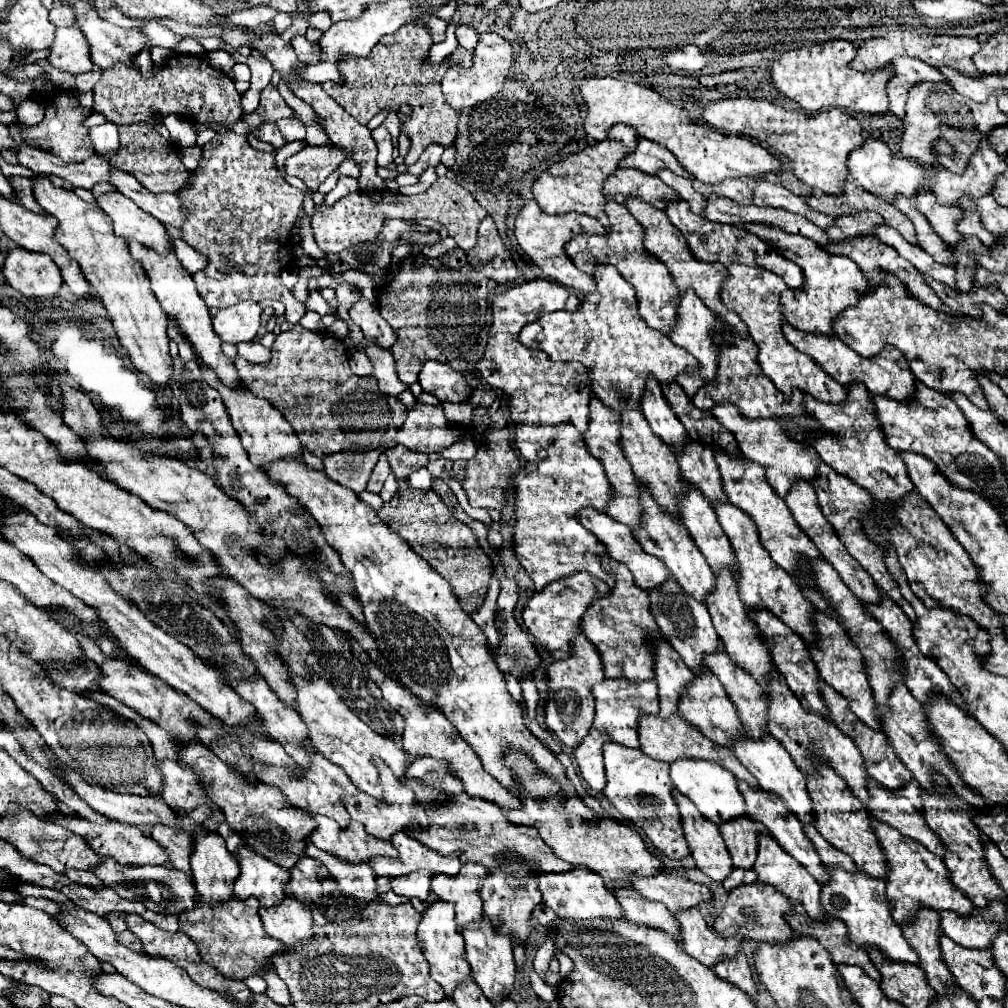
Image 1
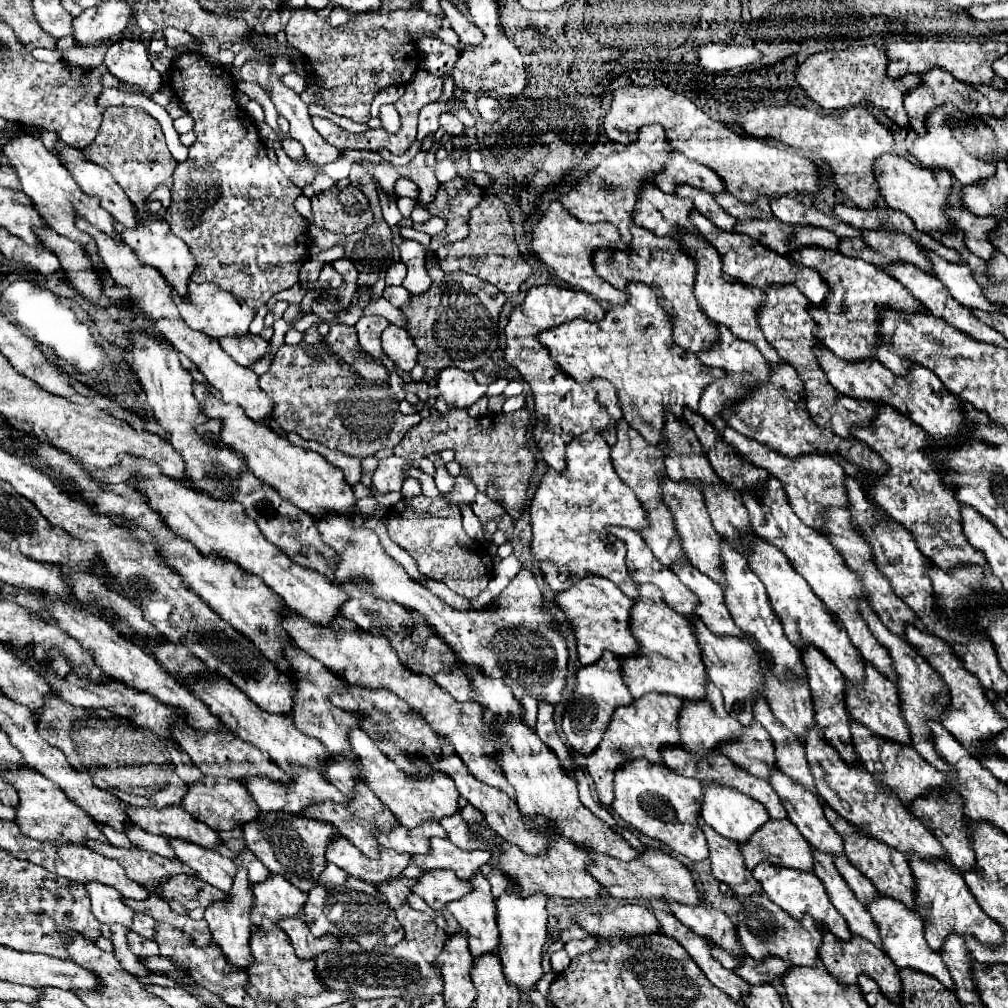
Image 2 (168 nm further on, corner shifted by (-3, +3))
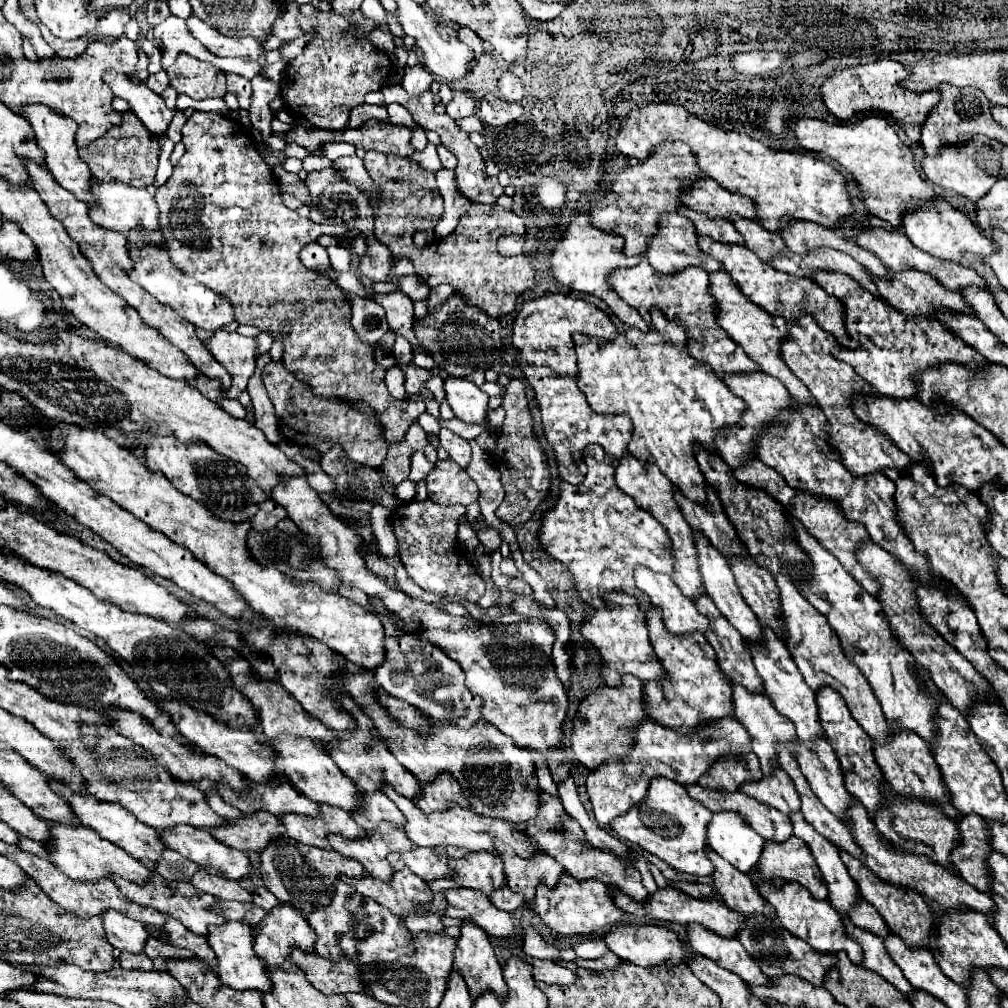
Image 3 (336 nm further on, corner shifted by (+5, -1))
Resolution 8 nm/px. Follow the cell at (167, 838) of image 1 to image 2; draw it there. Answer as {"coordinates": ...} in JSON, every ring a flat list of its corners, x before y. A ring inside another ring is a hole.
{"coordinates":[[171,838,169,846,175,850,177,858,183,860,189,868,195,870,195,876,199,880,205,880,207,884,227,892,233,884,233,876,237,872,237,866,233,860,223,858,221,854,207,850,203,846,191,844,187,840]]}

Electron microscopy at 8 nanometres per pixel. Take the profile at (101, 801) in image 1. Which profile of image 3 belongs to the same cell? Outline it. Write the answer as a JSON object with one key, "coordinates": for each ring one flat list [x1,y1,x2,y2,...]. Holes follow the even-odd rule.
{"coordinates":[[179,826,179,828,175,828,175,832,163,832,161,836,163,836,163,842,171,850,183,854,187,860,199,864,205,872,209,872,213,876,223,876,227,880,243,880,243,878,253,876,253,866,249,862,249,856,241,850,235,850,235,848,229,848,229,846,221,844,219,840,215,840,211,836,211,832,203,832,201,828,183,828,183,826]]}

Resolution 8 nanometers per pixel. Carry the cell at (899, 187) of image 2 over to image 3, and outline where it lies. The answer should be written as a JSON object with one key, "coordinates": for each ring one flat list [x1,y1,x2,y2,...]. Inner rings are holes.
{"coordinates":[[937,198,935,204,927,204,927,208,917,208,917,212,907,212,907,216,903,216,903,230,905,230,905,236,919,250,923,250,929,256,939,258,939,260,961,262,963,254,967,254,967,252,977,254,981,258,997,252,993,240,967,214,955,210,943,198]]}

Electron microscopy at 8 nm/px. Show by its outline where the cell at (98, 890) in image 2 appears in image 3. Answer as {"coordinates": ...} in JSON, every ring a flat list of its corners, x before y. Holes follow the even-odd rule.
{"coordinates":[[107,912,107,916,101,916,107,940,113,948,123,952,139,954,145,948,145,942,149,938,149,932,135,920,127,916,119,916,117,912]]}

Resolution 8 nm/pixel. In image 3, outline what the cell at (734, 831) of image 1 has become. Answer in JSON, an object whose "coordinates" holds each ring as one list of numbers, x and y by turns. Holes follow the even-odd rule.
{"coordinates":[[797,836,783,844,765,844,759,868,763,868,763,876,783,876,789,882,799,882,815,900,827,900,823,874,809,846]]}

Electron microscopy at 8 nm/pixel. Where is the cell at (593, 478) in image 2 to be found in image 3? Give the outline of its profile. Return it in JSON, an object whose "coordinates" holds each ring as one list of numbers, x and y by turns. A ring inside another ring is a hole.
{"coordinates":[[587,446,583,456,589,468,587,478,579,486,565,482,561,484,561,494,555,508,547,512,541,522,541,548,547,556,561,562,573,574,575,586,587,604,603,608,603,594,627,592,635,596,643,608,645,594,635,586,633,570,643,564,649,570,673,574,669,534,647,510,639,508,629,494,619,490,613,478,615,468,607,464,601,446]]}

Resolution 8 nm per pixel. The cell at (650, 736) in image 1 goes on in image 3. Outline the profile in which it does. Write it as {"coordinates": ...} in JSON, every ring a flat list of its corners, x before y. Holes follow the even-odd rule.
{"coordinates":[[699,784,687,788,689,796,701,802,713,814,717,812,737,812,741,818,753,826,753,830,769,842,785,842,793,836,793,826,787,816,775,812,775,808,767,808,767,804,759,804,749,796,739,792,731,792,731,796,723,796,723,792,707,792,707,788,699,788]]}

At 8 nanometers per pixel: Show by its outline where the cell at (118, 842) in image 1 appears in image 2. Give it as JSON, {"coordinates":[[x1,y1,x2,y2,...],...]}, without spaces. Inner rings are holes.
{"coordinates":[[87,840,85,846,107,858,117,860,133,882,149,890,153,890,161,880,167,880,175,874,189,874,189,876,193,874,191,870,185,872,185,864,179,858,165,858,165,856,147,852,143,848,119,848,119,846,113,846,107,842,95,842,95,840]]}

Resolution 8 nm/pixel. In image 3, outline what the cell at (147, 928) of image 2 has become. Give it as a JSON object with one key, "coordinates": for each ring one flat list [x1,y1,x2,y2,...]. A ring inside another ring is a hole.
{"coordinates":[[149,938,147,942,147,948,145,948,145,954,153,960,153,970,157,972,163,972,167,970,167,964,163,962,163,958,195,958,191,952,183,952,181,948,169,944,169,942,163,942,159,938]]}

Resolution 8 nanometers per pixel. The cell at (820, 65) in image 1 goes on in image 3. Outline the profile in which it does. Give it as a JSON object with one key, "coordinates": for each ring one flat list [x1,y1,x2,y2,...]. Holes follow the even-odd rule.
{"coordinates":[[881,60,865,66,849,66,837,70,833,76,829,76,821,88,821,96,827,104,827,110,837,116,843,122,849,122,859,112,881,112,889,116,893,122,897,122,901,128,907,130,907,134,919,142,921,128,935,104,939,104,941,94,935,92,923,92,915,94,901,86,903,80,909,78,909,72,893,60]]}

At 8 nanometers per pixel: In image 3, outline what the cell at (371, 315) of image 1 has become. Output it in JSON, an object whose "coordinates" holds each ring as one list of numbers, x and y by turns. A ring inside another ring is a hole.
{"coordinates":[[399,364,399,368,401,368,403,374,405,374,405,390,407,390,407,396,409,396,409,398,411,398,411,396,421,396,421,392,427,390,427,388,425,388,425,382,431,378,431,372,423,370,423,368,415,366,415,364,409,364,409,366]]}

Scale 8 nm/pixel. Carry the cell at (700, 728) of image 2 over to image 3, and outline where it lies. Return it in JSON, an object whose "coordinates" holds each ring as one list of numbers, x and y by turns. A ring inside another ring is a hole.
{"coordinates":[[755,754,743,756,743,760,719,760,701,778,699,786,723,792,735,792,741,784,761,780,763,772]]}

